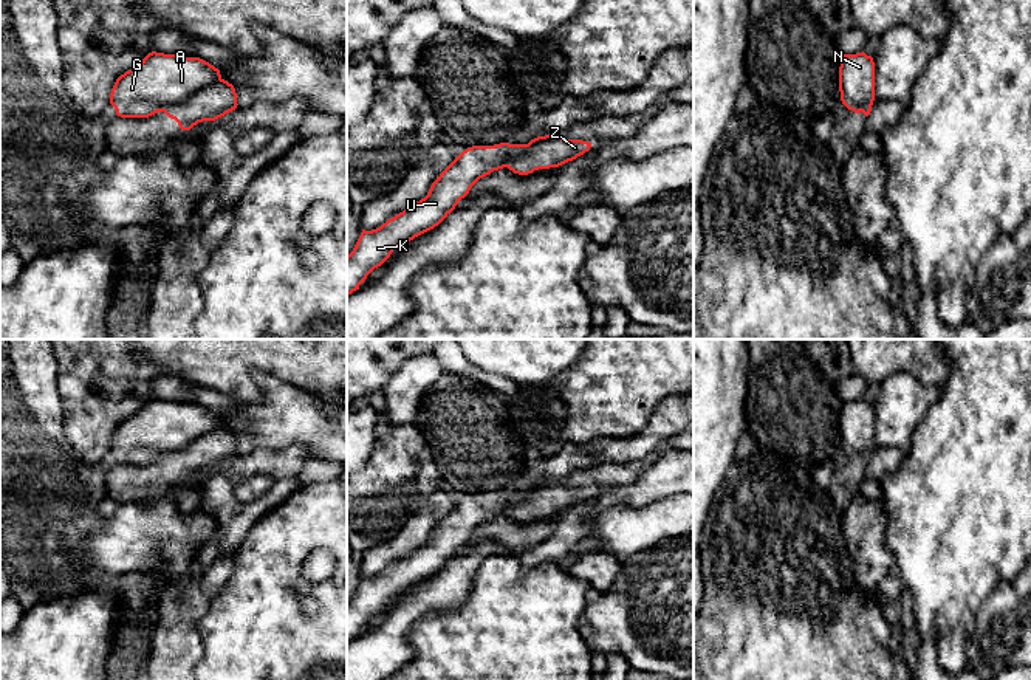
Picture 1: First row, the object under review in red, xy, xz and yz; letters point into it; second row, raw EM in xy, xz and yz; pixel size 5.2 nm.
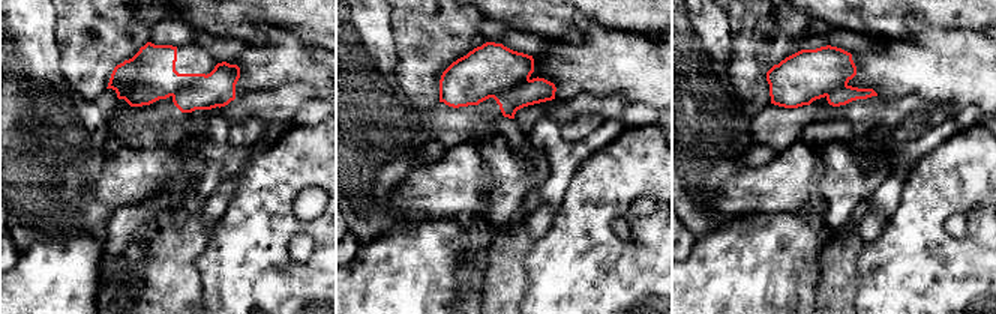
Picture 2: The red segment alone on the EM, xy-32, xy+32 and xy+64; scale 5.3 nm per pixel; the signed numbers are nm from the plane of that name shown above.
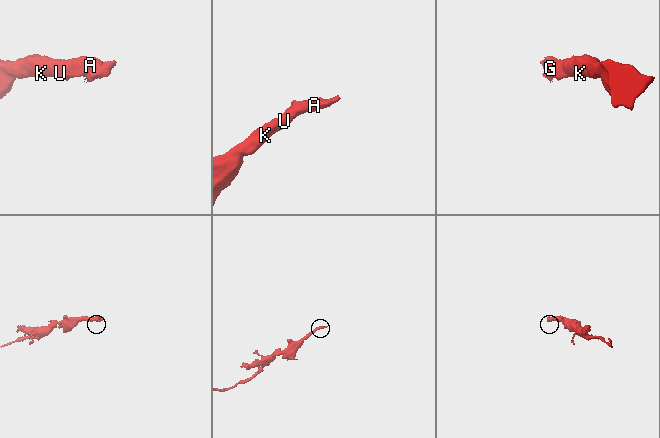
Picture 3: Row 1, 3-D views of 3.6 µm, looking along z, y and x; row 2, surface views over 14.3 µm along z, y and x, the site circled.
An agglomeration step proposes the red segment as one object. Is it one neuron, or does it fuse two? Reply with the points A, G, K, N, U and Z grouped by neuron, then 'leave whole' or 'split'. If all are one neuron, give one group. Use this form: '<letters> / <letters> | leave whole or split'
A G K N U / Z | split

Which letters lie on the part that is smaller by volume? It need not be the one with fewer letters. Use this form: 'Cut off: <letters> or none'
Cut off: Z

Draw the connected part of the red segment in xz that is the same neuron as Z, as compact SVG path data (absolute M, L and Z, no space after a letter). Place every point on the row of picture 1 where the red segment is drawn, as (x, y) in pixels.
M562 135L537 136L511 153L508 169L528 175L539 169L559 167L584 155L590 147L588 141L565 139Z

